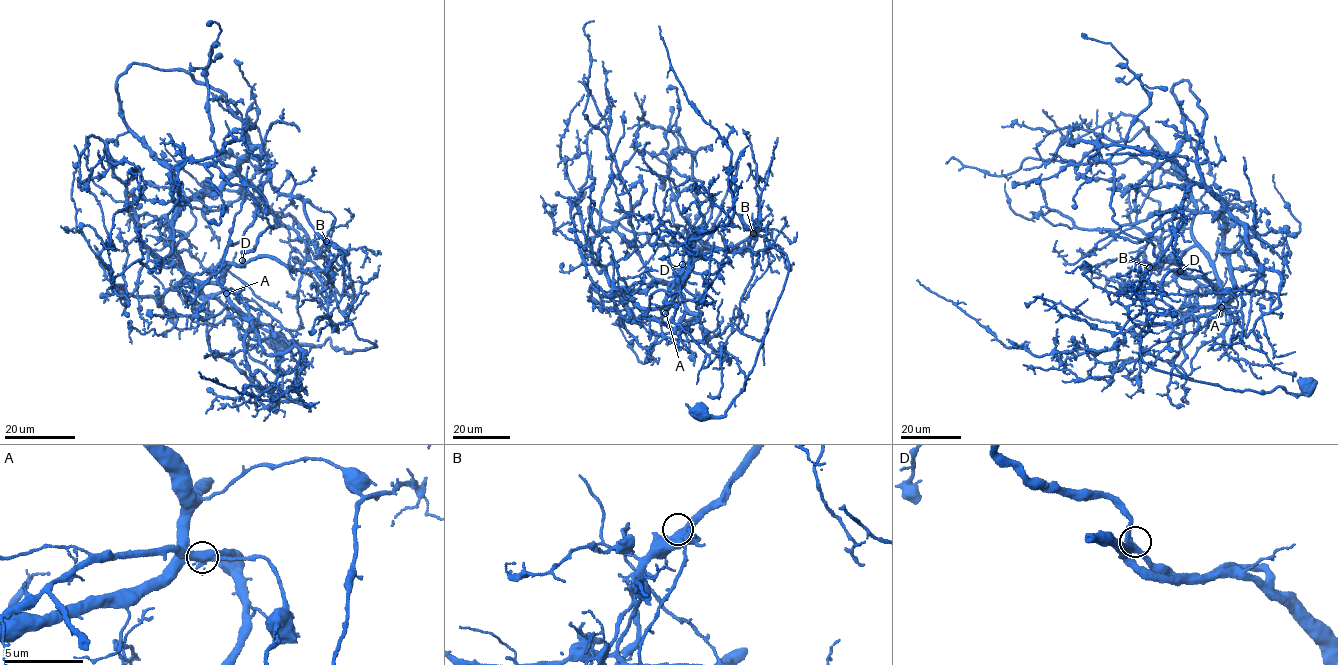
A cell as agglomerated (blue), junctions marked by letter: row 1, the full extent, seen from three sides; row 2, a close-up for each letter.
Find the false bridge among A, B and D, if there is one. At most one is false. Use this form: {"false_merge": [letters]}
{"false_merge": ["A"]}

